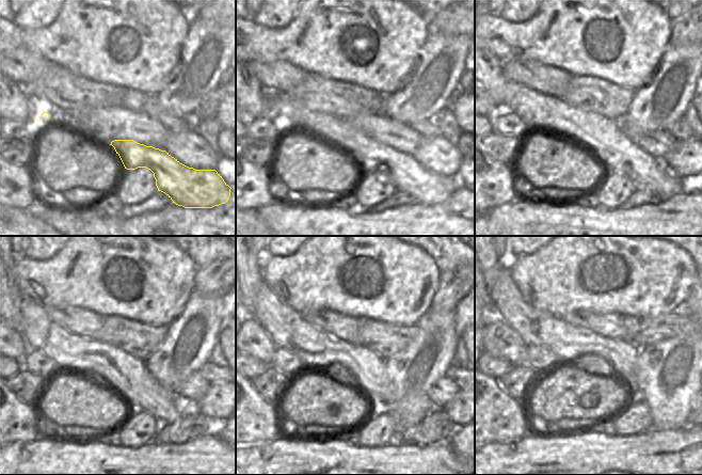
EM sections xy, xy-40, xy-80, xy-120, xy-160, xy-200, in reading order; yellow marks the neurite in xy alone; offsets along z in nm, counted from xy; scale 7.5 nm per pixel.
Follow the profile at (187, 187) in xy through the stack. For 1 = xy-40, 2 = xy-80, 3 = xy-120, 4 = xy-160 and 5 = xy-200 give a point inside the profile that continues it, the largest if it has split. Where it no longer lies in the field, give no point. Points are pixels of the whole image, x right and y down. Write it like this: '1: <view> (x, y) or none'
1: xy-40 (427, 187)
2: xy-80 (601, 136)
3: xy-120 (128, 376)
4: xy-160 (355, 365)
5: xy-200 (615, 359)

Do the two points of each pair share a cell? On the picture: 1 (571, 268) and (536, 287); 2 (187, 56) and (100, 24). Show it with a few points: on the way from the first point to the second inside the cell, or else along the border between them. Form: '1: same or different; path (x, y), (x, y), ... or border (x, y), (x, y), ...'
1: same; path (562, 276), (556, 280), (544, 280)
2: different; border (188, 30), (179, 53), (179, 69), (173, 78)

